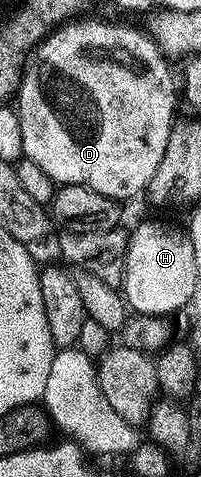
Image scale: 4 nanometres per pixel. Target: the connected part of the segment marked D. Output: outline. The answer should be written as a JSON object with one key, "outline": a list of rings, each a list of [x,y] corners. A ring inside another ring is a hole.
{"outline":[[[83,17],[78,21],[67,21],[58,29],[50,32],[47,38],[35,46],[35,50],[27,57],[27,65],[23,68],[23,80],[19,83],[17,92],[17,110],[21,121],[21,145],[26,159],[41,165],[45,173],[56,185],[68,183],[81,185],[101,193],[116,201],[131,199],[134,195],[142,196],[153,173],[157,173],[157,165],[161,165],[161,157],[165,157],[165,145],[169,145],[169,133],[176,122],[175,116],[175,79],[167,68],[168,60],[162,51],[155,46],[146,30],[135,27],[122,27],[119,23],[102,23],[99,19]]]}

